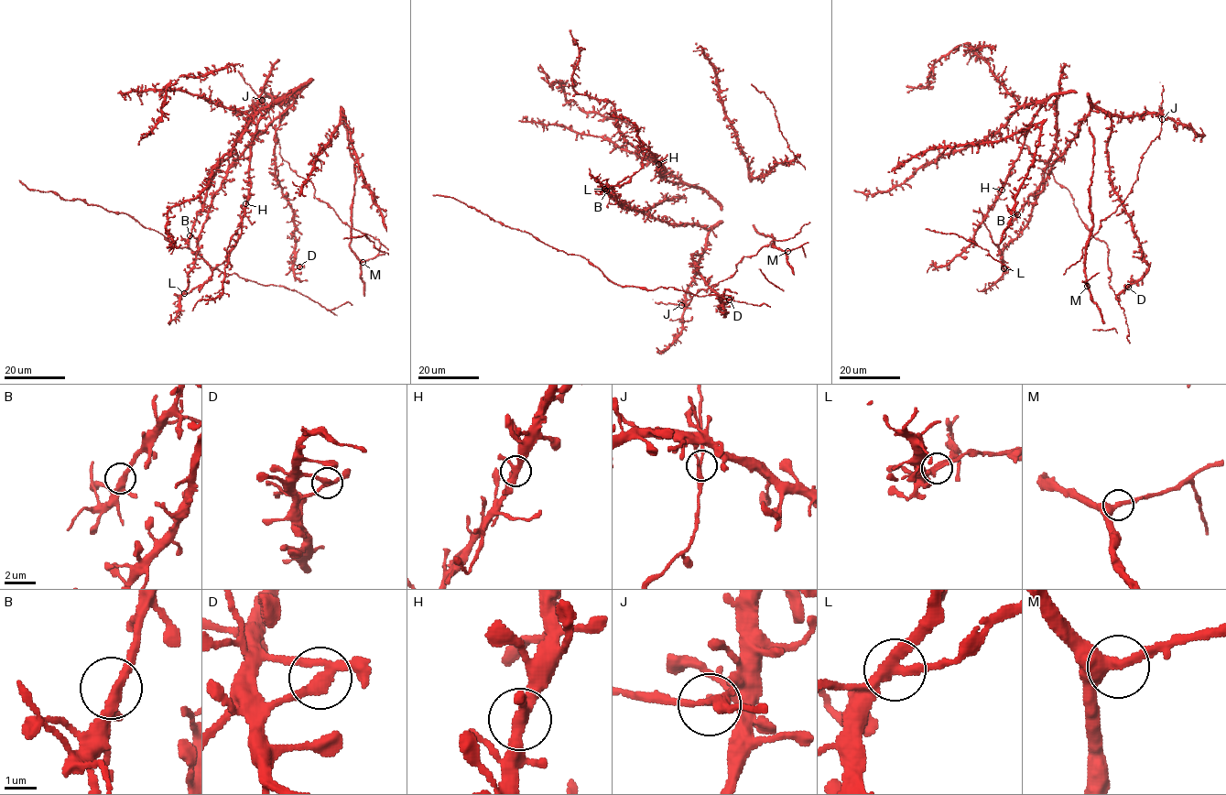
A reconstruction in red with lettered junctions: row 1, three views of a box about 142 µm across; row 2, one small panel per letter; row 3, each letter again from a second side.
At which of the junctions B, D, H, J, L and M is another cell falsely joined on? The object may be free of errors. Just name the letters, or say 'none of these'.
L

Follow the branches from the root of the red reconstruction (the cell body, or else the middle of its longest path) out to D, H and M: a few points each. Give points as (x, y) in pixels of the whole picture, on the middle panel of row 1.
D: (652, 218), (698, 223), (709, 231), (703, 252), (692, 255), (719, 296), (725, 317), (723, 303), (729, 299)
H: (652, 218), (617, 202), (613, 190), (607, 184), (605, 188), (627, 182), (643, 167), (647, 151), (658, 164)
M: (652, 218), (698, 223), (709, 231), (687, 306), (697, 291), (731, 277), (743, 258), (771, 241), (787, 251)

